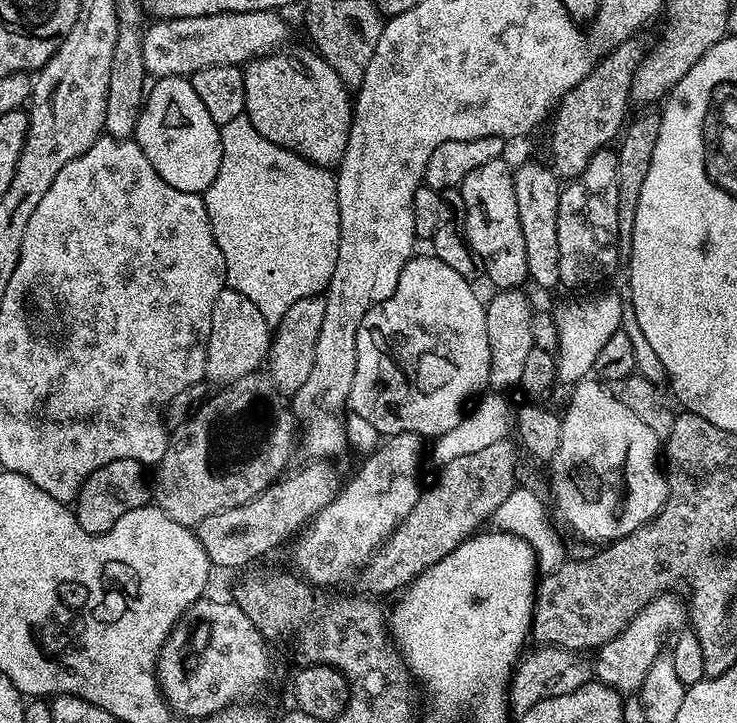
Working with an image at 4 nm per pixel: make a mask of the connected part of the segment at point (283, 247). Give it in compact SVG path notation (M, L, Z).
M247 115L222 125L220 137L222 162L214 182L210 182L202 195L212 223L214 242L218 242L218 250L222 250L226 262L226 284L238 290L238 294L246 294L246 298L262 310L262 318L278 322L294 302L320 296L334 274L340 237L336 178L329 169L311 164L306 158L262 138Z

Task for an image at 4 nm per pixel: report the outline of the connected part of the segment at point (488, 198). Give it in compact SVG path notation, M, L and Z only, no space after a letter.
M501 158L486 162L486 166L478 166L478 170L470 170L458 189L460 200L464 203L463 235L468 247L478 257L483 275L488 275L496 290L516 290L523 285L520 283L528 280L526 242L522 238L522 222L518 222L518 202L512 185L514 168L506 161Z

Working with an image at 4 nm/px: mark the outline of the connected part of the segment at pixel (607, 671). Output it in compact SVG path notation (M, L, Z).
M676 594L655 596L614 639L595 649L594 676L599 683L621 694L639 693L642 682L658 654L665 651L670 637L686 624L686 604Z

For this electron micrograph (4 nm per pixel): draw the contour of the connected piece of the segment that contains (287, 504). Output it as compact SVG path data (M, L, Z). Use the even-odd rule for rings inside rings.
M324 458L308 463L312 464L281 476L275 484L271 484L250 502L237 508L222 510L195 525L195 534L202 542L212 565L217 569L244 570L263 561L260 559L267 552L274 551L279 544L295 537L313 516L320 513L336 497L342 487L342 479L328 465L331 463Z

